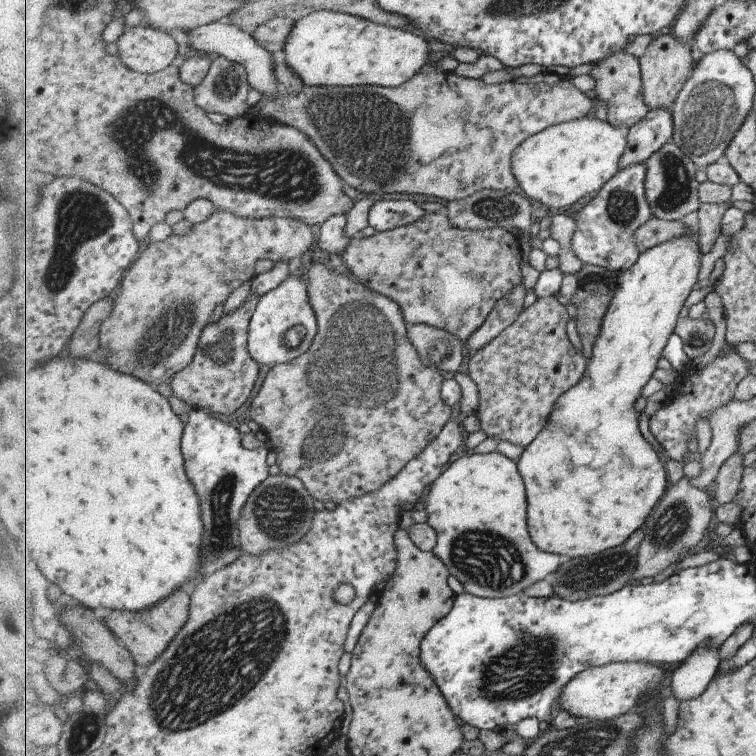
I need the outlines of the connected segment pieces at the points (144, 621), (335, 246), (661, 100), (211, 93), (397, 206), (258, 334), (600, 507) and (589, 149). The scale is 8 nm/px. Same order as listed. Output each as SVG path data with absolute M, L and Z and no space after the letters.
M181 588L179 596L169 596L155 604L153 608L141 610L141 612L131 612L131 610L113 610L106 617L106 625L123 640L125 646L130 650L136 664L147 667L153 664L175 640L175 636L182 631L183 626L190 619L191 593L186 588Z
M337 214L331 216L321 226L319 226L319 241L317 249L319 254L345 254L347 246L351 244L351 237L345 232L347 226L347 214Z
M668 30L652 39L643 56L639 59L642 70L641 76L643 77L642 93L649 110L657 110L657 108L674 109L679 93L693 73L695 60L692 46L687 46L685 42L677 40L673 33Z
M218 56L205 80L195 87L195 104L205 114L223 114L229 119L252 115L252 106L247 104L251 88L244 64Z
M383 199L371 206L367 220L368 226L376 231L390 231L421 220L423 214L426 212L421 203Z
M294 266L274 289L261 297L253 313L249 327L249 348L255 362L273 367L279 363L289 362L305 354L319 332L318 314L315 312L311 298L308 296L306 282L301 275L291 275Z
M685 234L681 238L673 238L671 242L659 244L657 248L651 248L647 252L643 252L634 267L618 274L616 283L616 294L611 300L611 306L603 318L603 326L601 326L601 334L593 346L593 356L588 361L587 370L583 380L571 390L567 390L553 414L549 416L547 426L539 432L539 436L535 438L524 451L518 461L519 470L522 472L523 480L526 484L527 496L529 496L529 524L531 524L531 536L535 536L535 544L539 544L539 548L543 548L545 552L551 554L559 554L563 558L581 558L593 556L609 549L625 544L639 529L641 529L651 517L651 514L657 508L658 503L664 498L664 494L668 492L670 486L669 477L665 472L665 462L661 454L645 440L645 436L641 434L639 428L639 412L635 412L635 401L641 397L643 386L653 378L653 372L657 370L657 362L665 352L665 346L669 342L669 338L676 332L676 327L681 316L681 310L685 308L685 300L689 298L689 294L695 288L695 282L699 278L701 272L701 264L703 264L703 254L701 248L697 244L697 240L693 238L693 234Z
M591 114L581 120L550 126L527 138L513 152L513 172L519 191L537 206L576 207L577 200L599 192L619 172L629 132L627 126L615 126Z

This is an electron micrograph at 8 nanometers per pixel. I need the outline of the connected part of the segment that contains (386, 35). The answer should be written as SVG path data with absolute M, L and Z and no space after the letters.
M326 10L314 12L296 21L282 53L287 66L291 66L291 70L297 73L305 85L312 87L399 87L426 69L429 58L429 42L416 30L390 27L349 13Z

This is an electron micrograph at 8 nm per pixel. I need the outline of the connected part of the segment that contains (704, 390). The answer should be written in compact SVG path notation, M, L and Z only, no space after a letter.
M725 342L721 351L715 356L715 360L698 369L689 366L681 376L677 377L671 384L673 390L677 390L677 396L667 398L661 408L650 417L649 429L657 443L659 450L663 452L665 458L684 466L683 460L687 453L691 453L687 447L690 437L695 437L695 422L698 418L705 418L710 422L713 412L719 410L721 406L729 404L735 400L733 394L737 390L737 384L749 373L751 362L739 356L735 351L735 344Z

